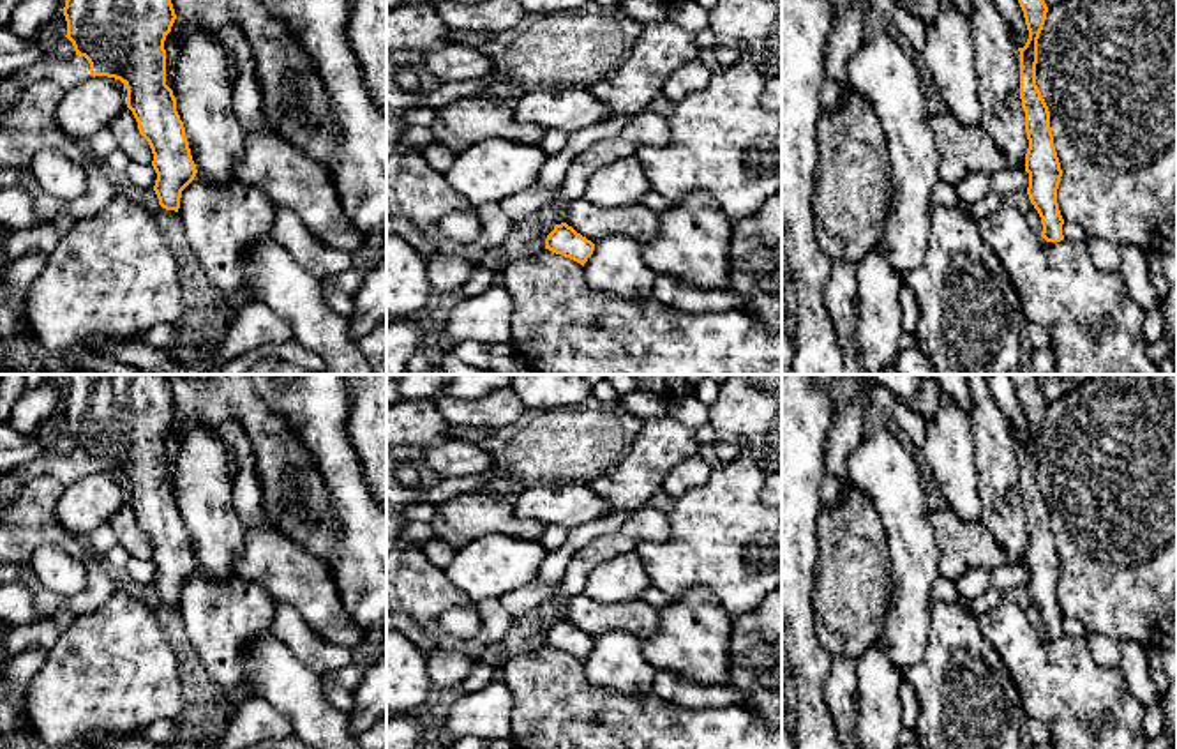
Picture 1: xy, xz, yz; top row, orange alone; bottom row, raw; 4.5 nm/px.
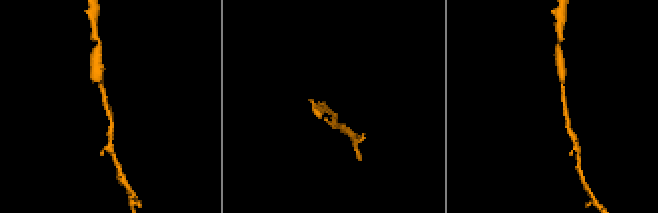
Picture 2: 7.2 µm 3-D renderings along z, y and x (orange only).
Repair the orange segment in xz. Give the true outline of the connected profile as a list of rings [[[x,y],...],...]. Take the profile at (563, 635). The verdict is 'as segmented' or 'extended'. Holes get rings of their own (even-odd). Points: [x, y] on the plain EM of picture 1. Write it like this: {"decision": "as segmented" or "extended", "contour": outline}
{"decision": "as segmented", "contour": [[[561,618],[547,631],[545,645],[584,661],[591,654],[595,639]]]}

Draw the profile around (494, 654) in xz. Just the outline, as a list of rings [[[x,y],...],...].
[[[503,639],[489,645],[482,655],[478,657],[478,661],[482,661],[484,664],[489,666],[503,666],[506,661],[510,659],[510,655],[506,654],[506,647],[503,643]]]

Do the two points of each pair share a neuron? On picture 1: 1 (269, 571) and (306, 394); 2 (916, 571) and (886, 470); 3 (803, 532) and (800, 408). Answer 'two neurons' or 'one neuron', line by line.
1: two neurons
2: one neuron
3: one neuron

